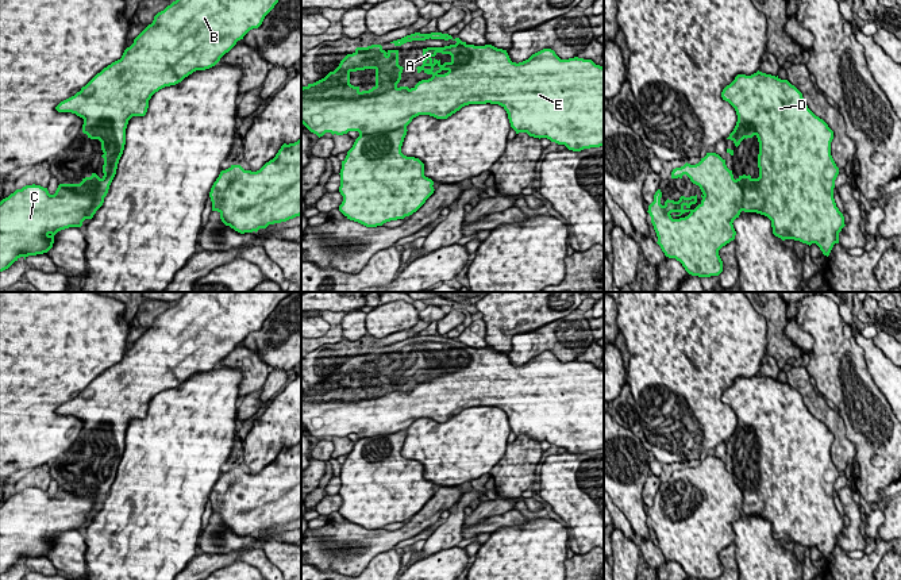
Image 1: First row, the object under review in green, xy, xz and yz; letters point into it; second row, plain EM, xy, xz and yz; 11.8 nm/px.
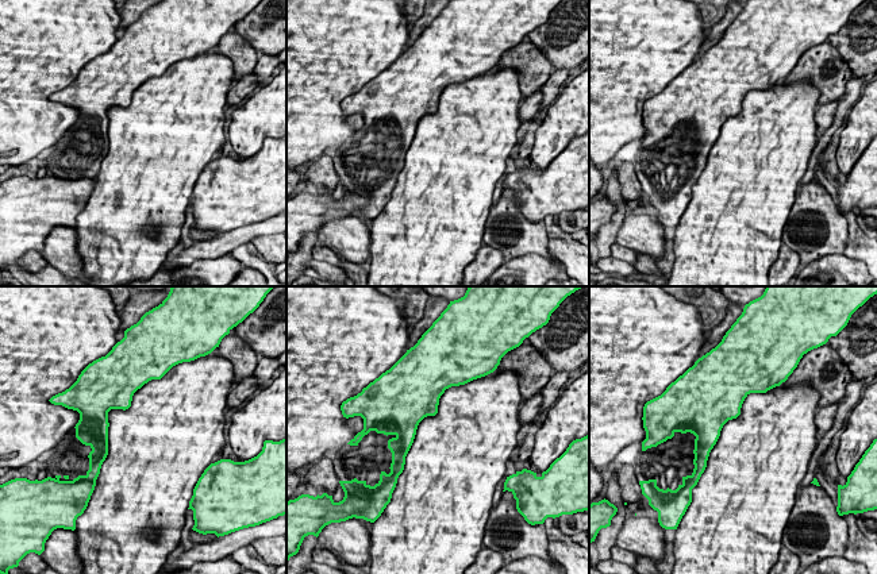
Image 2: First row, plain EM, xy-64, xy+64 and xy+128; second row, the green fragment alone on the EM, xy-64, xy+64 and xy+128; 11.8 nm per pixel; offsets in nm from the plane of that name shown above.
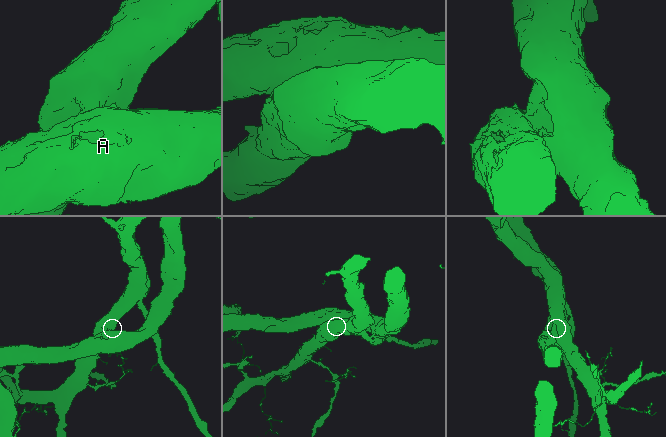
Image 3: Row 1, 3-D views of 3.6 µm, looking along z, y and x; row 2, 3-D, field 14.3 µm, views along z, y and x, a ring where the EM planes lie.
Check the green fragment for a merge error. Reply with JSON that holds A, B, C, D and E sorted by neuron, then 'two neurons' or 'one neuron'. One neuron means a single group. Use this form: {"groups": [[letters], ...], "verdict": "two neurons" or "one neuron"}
{"groups": [["A", "C", "E"], ["B", "D"]], "verdict": "two neurons"}

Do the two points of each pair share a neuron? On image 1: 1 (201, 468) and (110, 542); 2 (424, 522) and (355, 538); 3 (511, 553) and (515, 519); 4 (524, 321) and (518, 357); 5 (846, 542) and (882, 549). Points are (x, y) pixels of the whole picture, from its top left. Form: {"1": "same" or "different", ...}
{"1": "same", "2": "same", "3": "different", "4": "different", "5": "different"}

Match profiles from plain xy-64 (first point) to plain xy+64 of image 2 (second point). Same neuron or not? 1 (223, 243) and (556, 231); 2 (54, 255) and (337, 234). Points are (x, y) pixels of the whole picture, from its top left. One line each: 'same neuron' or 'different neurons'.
1: different neurons
2: same neuron

